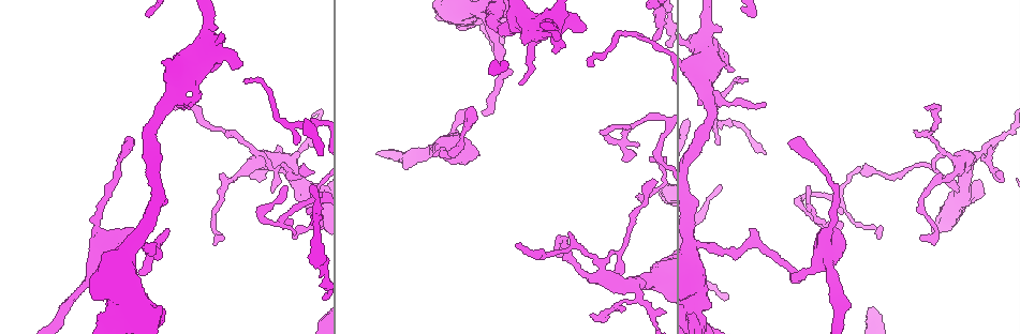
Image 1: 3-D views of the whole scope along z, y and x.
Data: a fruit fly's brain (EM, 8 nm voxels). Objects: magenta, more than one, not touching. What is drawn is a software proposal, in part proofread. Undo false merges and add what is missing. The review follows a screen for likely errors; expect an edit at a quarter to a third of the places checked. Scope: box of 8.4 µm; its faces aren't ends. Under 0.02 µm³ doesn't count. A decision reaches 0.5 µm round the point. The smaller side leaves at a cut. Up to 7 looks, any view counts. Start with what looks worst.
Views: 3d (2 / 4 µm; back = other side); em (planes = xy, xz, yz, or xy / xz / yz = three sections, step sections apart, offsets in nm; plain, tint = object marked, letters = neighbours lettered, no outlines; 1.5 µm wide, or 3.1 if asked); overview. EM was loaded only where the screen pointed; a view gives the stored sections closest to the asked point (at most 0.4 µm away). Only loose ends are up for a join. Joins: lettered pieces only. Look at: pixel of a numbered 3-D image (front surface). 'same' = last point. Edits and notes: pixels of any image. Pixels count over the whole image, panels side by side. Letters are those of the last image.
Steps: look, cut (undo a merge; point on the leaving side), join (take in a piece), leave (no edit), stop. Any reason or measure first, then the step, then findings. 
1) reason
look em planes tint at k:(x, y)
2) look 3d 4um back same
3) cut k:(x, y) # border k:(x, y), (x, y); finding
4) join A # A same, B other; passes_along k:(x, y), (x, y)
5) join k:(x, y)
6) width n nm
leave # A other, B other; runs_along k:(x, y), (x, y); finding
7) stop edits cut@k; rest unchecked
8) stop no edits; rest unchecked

look 3d 4um at 1:(763, 105)

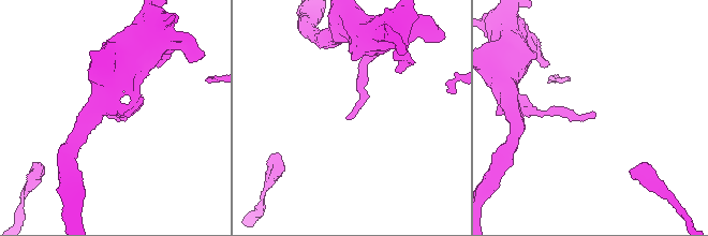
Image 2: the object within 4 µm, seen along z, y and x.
shape alone is not enough
look em xy step 4 letters at 2:(346, 116)

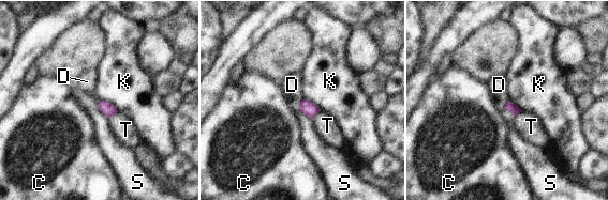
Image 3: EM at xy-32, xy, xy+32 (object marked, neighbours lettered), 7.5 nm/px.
look em planes letters same

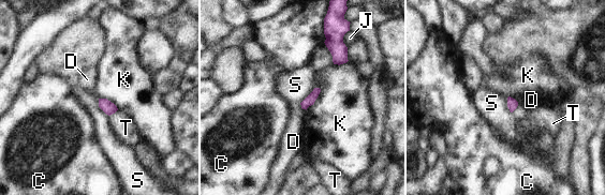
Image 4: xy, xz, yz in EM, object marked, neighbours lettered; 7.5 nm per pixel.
leave # C other, D other, J other, K other, S other, T other; border 4:(98, 99), (98, 105), (109, 116); no lettered piece goes on from it

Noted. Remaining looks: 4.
branch stops here
look em xz step 4 tint at 1:(744, 81)

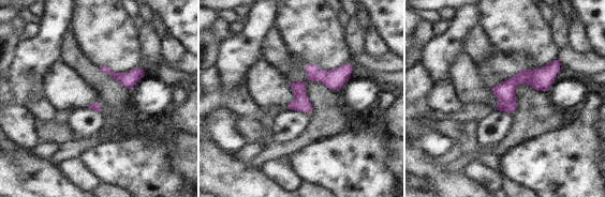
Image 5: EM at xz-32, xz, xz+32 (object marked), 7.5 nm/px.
look em xy step 4 letters same

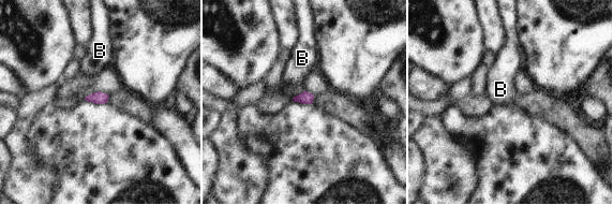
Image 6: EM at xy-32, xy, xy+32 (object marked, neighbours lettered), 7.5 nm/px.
width 100 nm
leave # B other; border 6:(303, 91), (292, 99); none of them fits

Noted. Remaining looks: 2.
a fork
look em planes letters at 1:(622, 145)

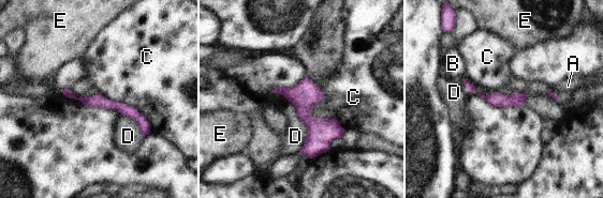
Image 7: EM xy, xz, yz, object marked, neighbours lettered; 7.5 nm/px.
leave # A other, B other, C other, D other, E other; border 7:(289, 101), (307, 128), (300, 153); one neuron here

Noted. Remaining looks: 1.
stop no edits; rest unchecked

